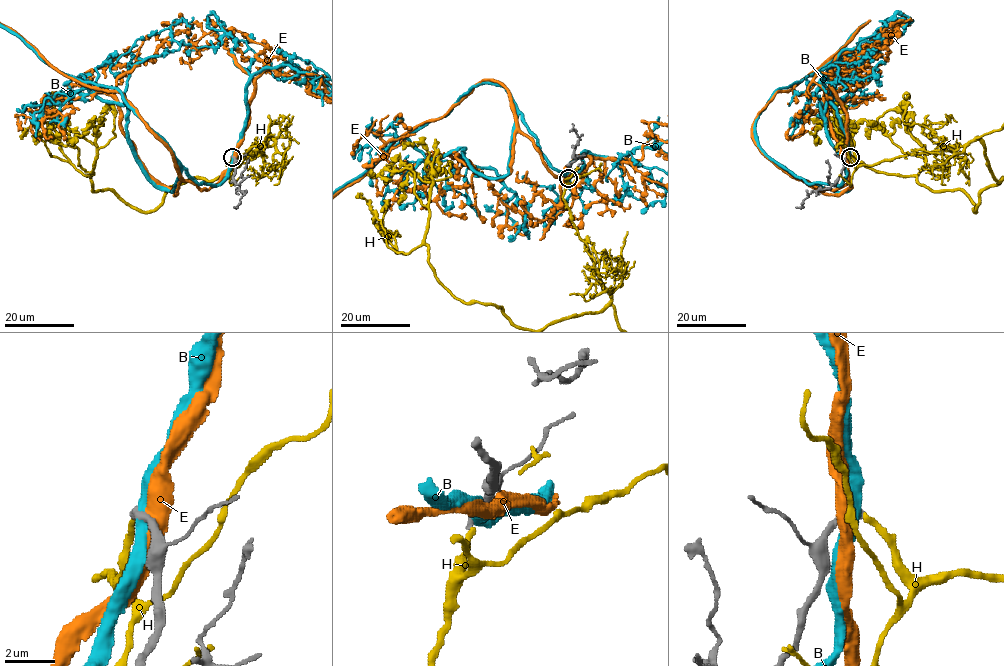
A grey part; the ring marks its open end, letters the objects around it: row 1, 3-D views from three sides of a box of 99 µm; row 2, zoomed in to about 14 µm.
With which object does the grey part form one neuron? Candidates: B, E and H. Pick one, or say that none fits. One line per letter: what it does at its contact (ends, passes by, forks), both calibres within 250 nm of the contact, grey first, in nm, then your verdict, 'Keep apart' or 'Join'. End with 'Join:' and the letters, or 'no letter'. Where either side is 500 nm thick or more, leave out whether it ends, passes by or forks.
B: It passes by. Thickness 360 nm (grey) against 480 nm. Keep apart
E: Thickness 400 nm (grey) against 550 nm. Keep apart
H: It ends there. Thickness 320 nm (grey) against 240 nm. Join
Join: H

